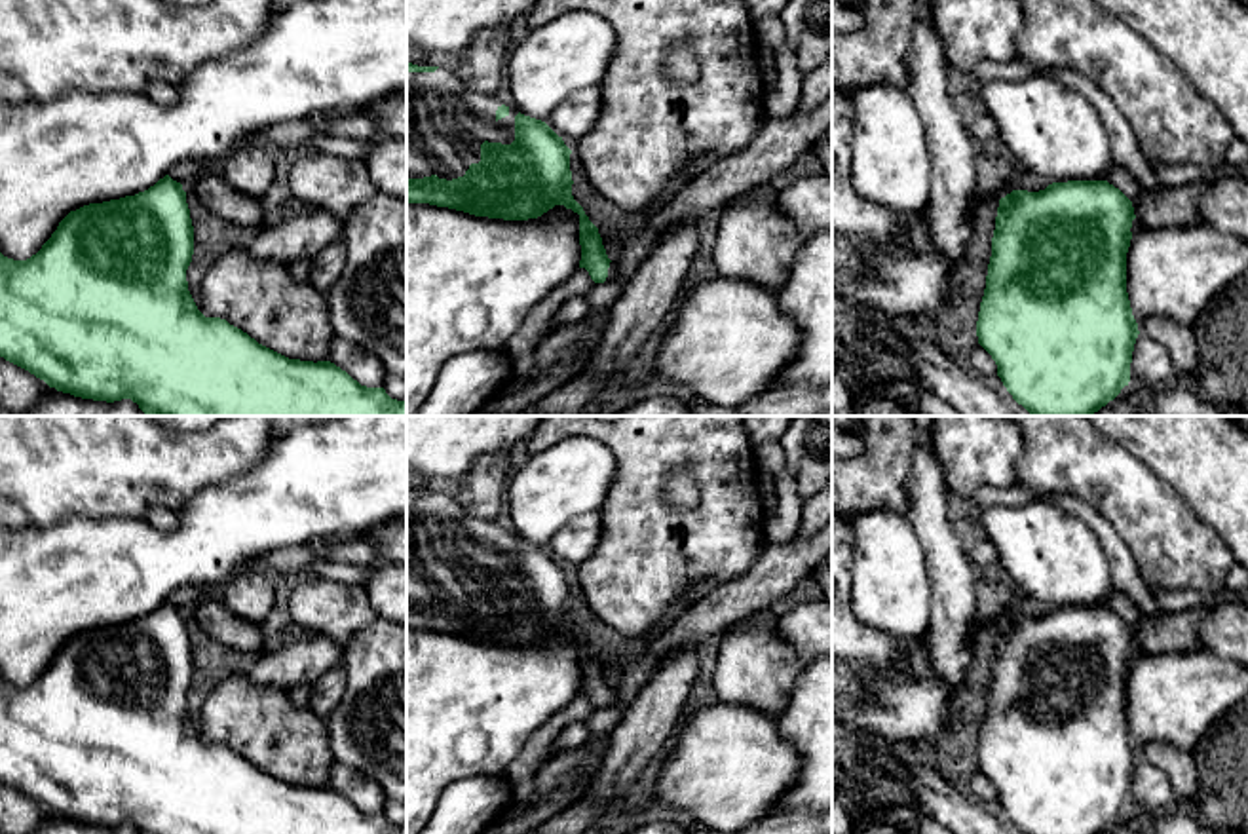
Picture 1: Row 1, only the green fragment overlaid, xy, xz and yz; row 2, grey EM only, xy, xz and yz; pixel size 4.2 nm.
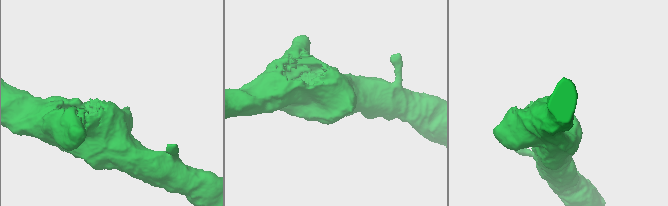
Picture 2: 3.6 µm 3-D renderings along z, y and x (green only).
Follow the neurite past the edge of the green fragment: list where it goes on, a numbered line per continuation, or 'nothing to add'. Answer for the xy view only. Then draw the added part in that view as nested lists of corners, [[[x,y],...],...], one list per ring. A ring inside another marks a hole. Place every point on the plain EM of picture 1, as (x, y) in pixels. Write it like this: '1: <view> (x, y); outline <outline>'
nothing to add

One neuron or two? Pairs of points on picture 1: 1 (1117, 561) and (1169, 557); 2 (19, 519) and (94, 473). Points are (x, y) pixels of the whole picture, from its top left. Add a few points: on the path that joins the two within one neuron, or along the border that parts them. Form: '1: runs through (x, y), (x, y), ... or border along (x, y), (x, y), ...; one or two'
1: border along (1110, 521), (1127, 546), (1140, 578), (1152, 591); two
2: border along (19, 504), (31, 521); two

